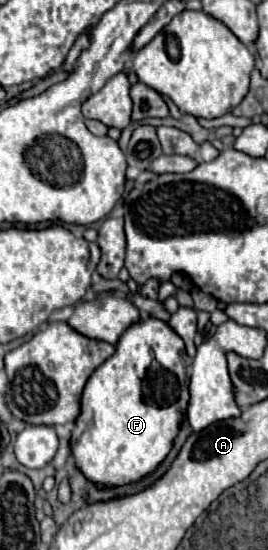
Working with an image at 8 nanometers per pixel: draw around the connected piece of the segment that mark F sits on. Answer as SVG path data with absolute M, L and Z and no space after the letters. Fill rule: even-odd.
M145 318L123 332L117 350L87 380L81 398L81 414L75 420L69 448L81 474L101 490L137 484L153 474L169 456L189 406L189 372L183 340L161 320Z

